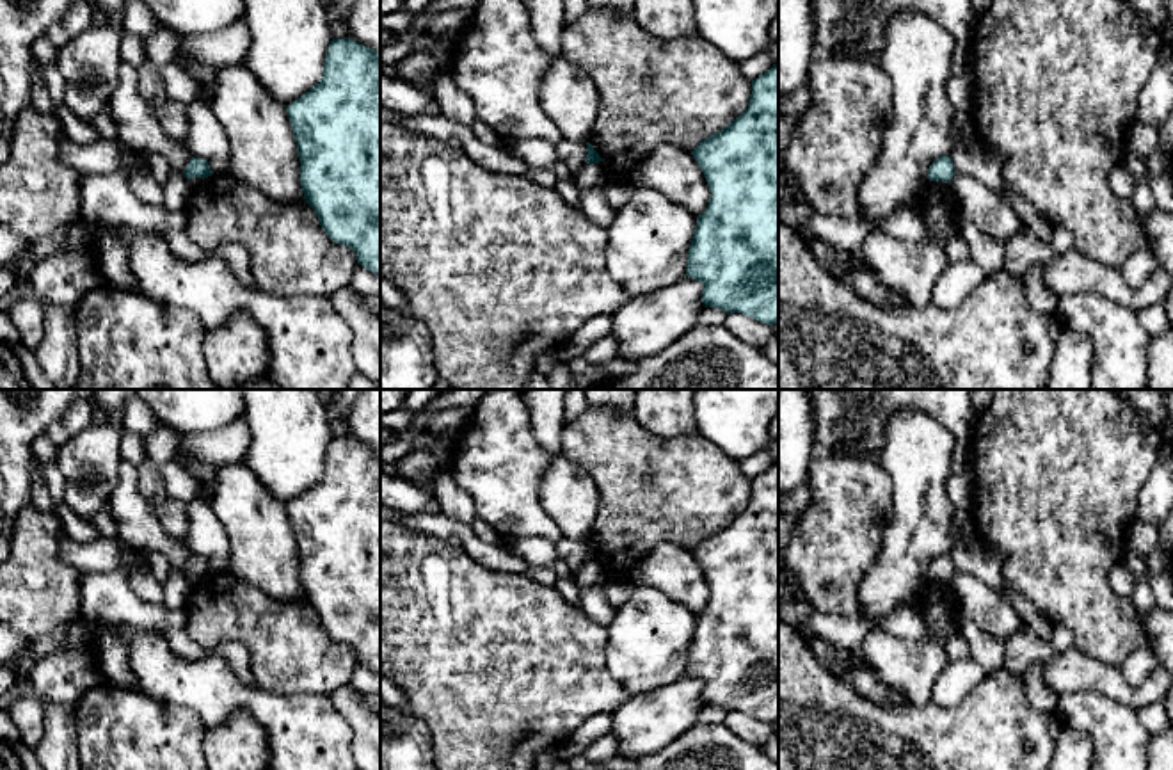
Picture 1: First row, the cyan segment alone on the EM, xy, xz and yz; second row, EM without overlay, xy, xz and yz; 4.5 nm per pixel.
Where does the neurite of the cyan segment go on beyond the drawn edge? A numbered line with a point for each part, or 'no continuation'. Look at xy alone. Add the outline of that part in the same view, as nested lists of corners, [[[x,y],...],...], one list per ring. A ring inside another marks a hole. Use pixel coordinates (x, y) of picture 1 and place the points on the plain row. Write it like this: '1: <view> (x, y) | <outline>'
no continuation

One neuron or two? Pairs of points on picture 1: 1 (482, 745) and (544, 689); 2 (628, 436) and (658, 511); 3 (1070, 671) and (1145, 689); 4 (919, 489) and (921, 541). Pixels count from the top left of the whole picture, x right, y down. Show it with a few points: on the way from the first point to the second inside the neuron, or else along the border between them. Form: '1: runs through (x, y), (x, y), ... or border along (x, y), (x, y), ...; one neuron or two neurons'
1: runs through (498, 729), (528, 699); one neuron
2: runs through (628, 454), (628, 463), (656, 493); one neuron
3: runs through (1088, 673), (1104, 676), (1127, 694); one neuron
4: runs through (921, 502), (921, 529); one neuron

